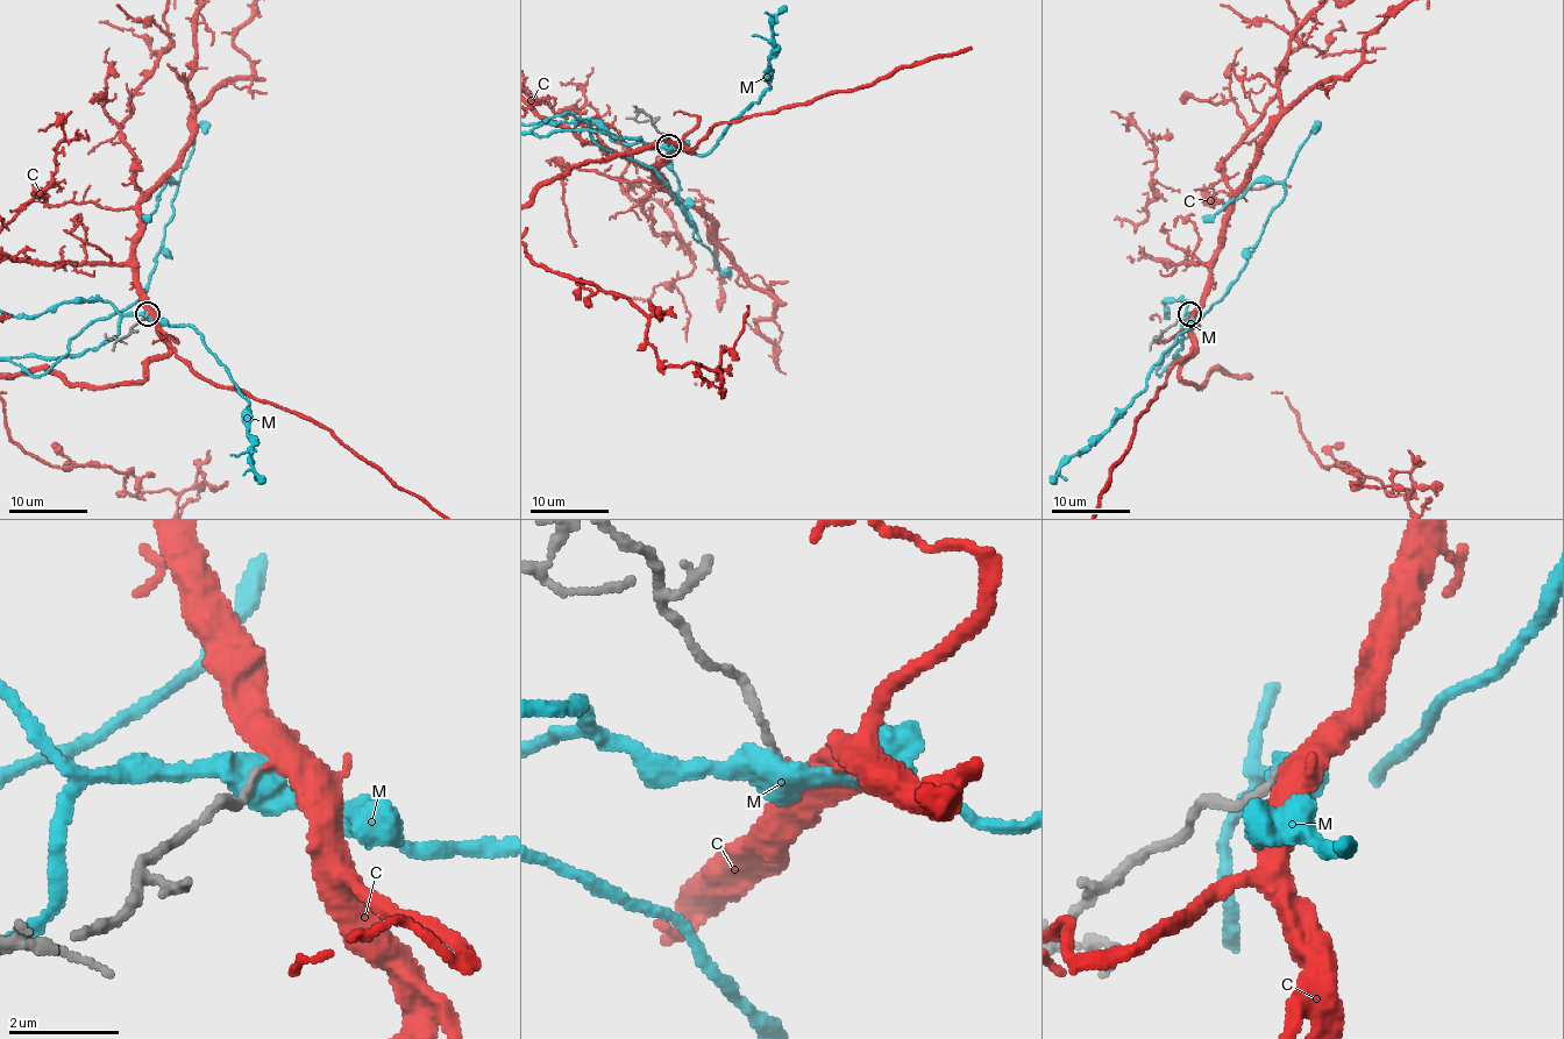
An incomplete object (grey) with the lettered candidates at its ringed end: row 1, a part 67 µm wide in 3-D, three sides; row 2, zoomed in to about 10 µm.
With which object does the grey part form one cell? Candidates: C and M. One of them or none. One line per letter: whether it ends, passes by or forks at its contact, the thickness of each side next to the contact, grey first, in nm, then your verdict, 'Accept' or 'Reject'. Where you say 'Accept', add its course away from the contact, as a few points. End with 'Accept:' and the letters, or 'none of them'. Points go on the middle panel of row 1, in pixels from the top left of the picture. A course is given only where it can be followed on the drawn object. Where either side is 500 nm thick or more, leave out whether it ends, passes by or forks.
C: It passes by. Thickness 110 nm (grey) against 360 nm. Accept
M: It passes by. Thickness 130 nm (grey) against 480 nm. Reject
Accept: C

